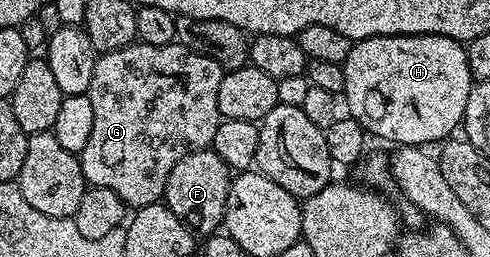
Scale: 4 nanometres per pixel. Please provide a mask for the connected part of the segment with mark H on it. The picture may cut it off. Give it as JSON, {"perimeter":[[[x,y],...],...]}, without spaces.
{"perimeter":[[[444,36],[365,38],[352,43],[349,58],[345,58],[342,66],[345,86],[341,96],[347,99],[350,119],[356,120],[372,137],[392,140],[395,146],[431,146],[429,144],[434,140],[446,141],[454,133],[451,131],[463,123],[465,102],[469,102],[473,81],[469,74],[467,49],[458,40]]]}

